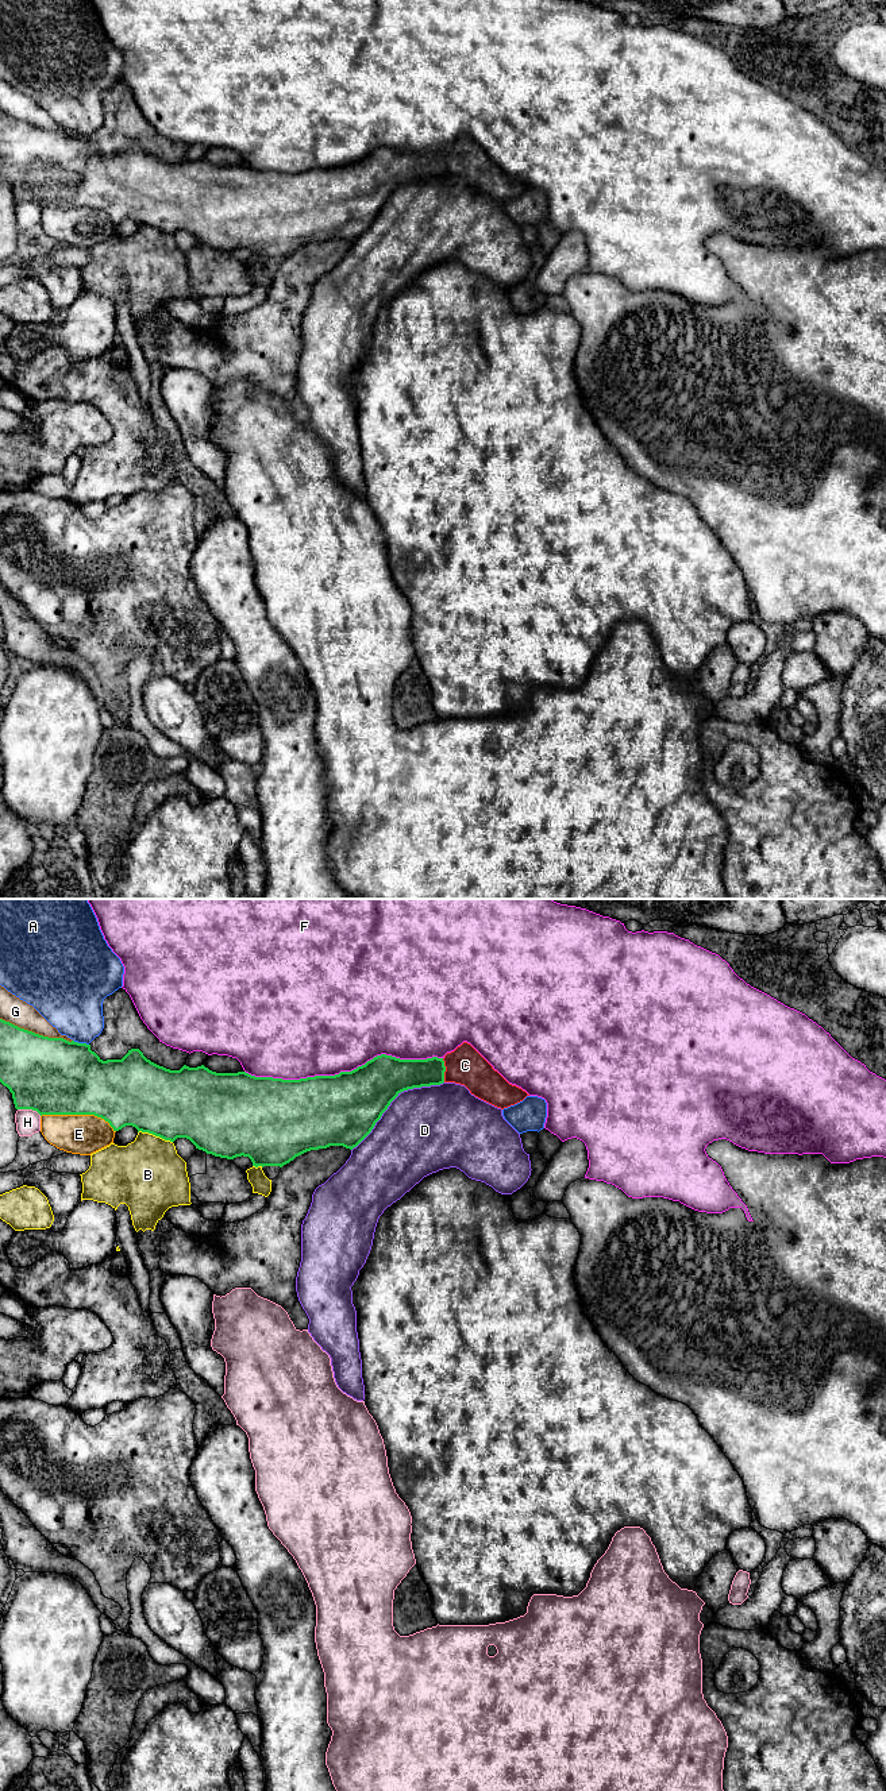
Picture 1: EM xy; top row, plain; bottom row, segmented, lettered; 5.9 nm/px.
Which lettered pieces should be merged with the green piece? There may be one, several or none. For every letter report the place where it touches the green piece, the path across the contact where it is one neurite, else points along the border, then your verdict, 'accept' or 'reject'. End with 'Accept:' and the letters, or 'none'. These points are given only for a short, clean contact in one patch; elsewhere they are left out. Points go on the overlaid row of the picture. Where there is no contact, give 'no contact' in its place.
A: meets green in xy at (81, 1043); reject
B: meets green in xy at (155, 1135); reject
C: meets green in xy at (445, 1070); runs through xy (403, 1075), (445, 1070), (465, 1065); accept
D: meets green in xy at (393, 1099); reject
E: meets green in xy at (79, 1114); reject
F: meets green in xy at (343, 1072); reject
G: meets green in xy at (37, 1034); reject
H: meets green in xy at (30, 1108); reject
Accept: C

